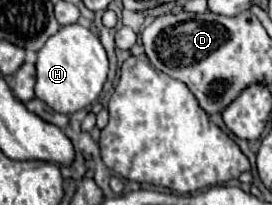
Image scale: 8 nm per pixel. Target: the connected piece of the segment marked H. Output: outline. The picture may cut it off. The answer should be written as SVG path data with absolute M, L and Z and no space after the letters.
M79 23L73 25L65 25L61 27L53 37L49 37L49 41L39 49L39 57L37 57L37 83L35 83L35 97L39 97L43 103L47 103L51 109L55 109L57 113L75 113L79 109L87 109L101 93L103 83L107 79L107 69L109 69L109 61L105 55L105 49L99 41L99 37L95 33L91 33L85 27L75 27Z

